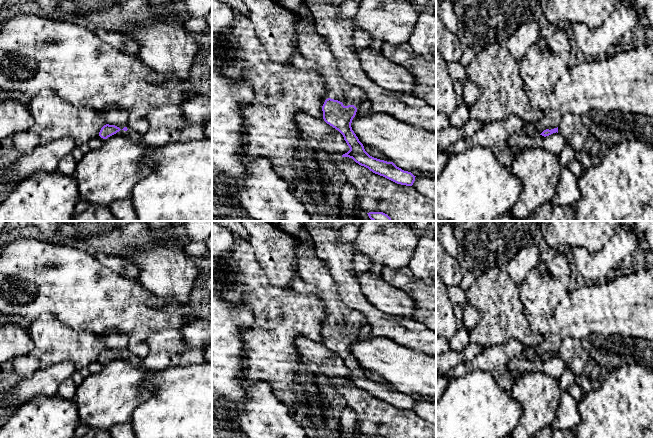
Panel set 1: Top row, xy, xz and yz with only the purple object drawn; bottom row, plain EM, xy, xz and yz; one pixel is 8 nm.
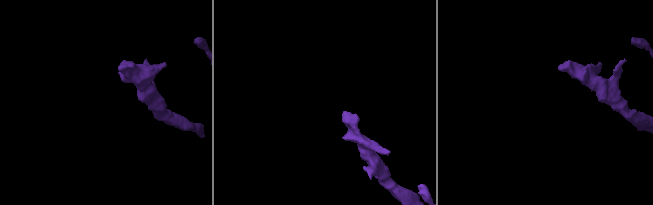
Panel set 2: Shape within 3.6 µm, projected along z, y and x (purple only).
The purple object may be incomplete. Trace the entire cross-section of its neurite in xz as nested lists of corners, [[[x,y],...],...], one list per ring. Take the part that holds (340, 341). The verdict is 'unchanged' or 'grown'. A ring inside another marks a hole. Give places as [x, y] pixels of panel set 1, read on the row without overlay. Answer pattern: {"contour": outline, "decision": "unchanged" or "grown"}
{"contour": [[[305,226],[292,236],[299,243],[296,249],[299,277],[304,282],[315,285],[320,291],[319,302],[324,307],[328,320],[322,330],[323,343],[343,359],[350,372],[342,381],[352,382],[359,389],[397,408],[412,410],[416,400],[411,396],[402,394],[393,386],[374,382],[365,375],[351,351],[356,331],[366,324],[364,315],[342,301],[338,286],[327,265],[317,256],[314,241]]], "decision": "grown"}

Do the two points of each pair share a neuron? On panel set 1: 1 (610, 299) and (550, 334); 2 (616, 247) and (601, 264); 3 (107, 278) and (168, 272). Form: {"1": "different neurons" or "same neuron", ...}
{"1": "same neuron", "2": "same neuron", "3": "different neurons"}

